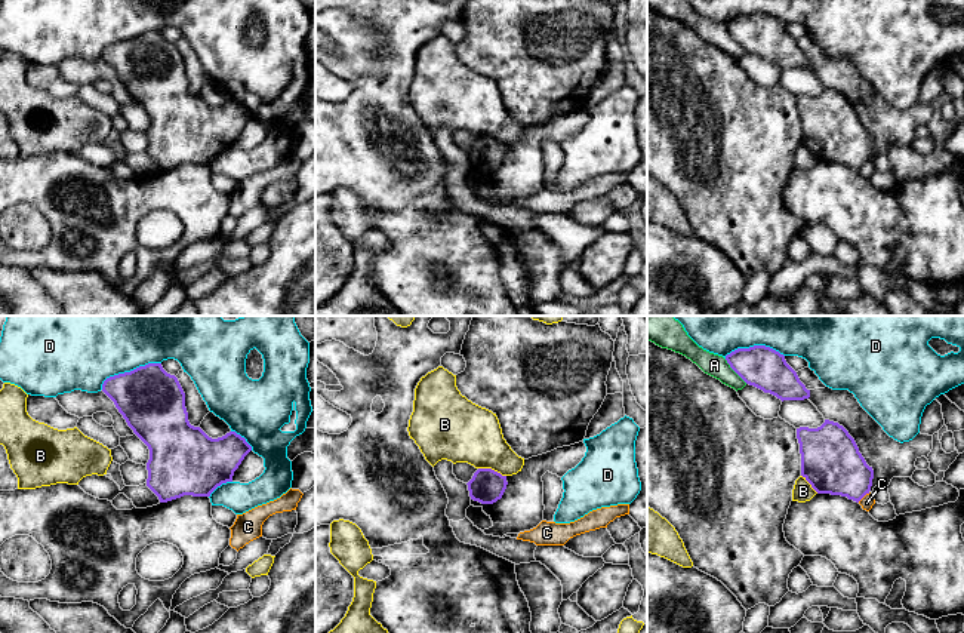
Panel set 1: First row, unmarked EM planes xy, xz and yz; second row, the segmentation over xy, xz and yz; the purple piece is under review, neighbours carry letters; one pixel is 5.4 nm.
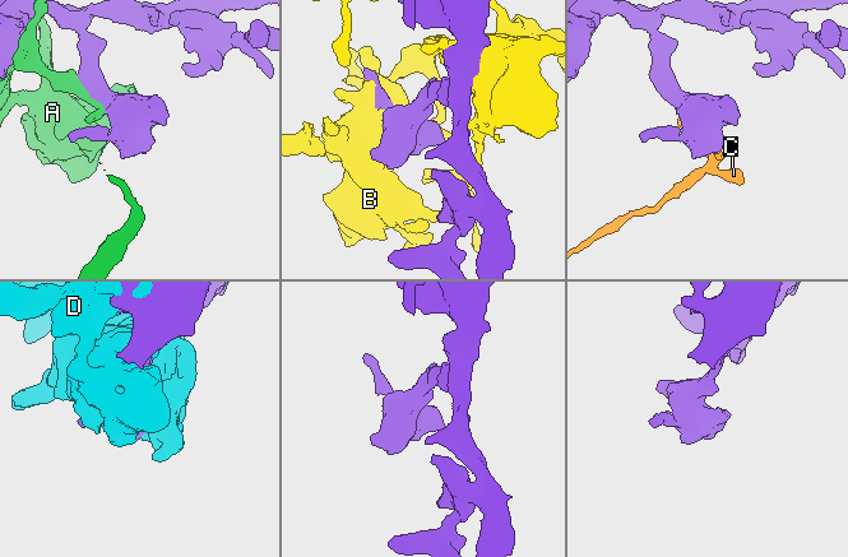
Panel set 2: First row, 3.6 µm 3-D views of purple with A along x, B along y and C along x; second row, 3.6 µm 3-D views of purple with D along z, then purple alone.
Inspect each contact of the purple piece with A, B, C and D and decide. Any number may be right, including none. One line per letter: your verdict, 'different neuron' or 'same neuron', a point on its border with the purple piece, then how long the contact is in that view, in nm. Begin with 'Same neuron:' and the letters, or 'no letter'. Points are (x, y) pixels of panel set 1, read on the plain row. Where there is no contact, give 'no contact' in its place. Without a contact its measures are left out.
Same neuron: no letter
A: different neuron | yz (735, 39) | 180 nm
B: different neuron | xz (490, 137) | 160 nm
C: different neuron | yz (864, 163) | 90 nm
D: different neuron | xy (128, 40) | 360 nm

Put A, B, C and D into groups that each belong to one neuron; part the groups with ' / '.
A / B / C / D

